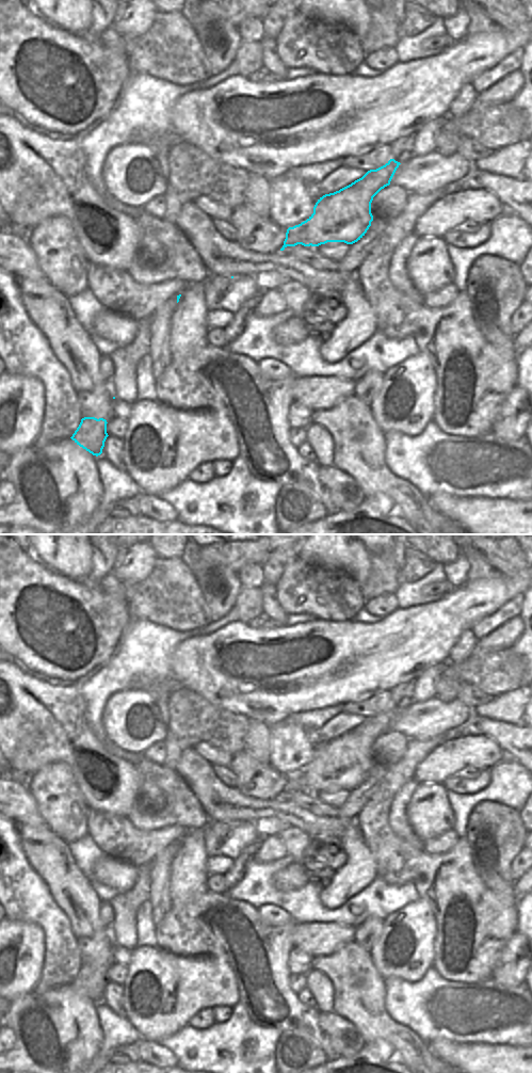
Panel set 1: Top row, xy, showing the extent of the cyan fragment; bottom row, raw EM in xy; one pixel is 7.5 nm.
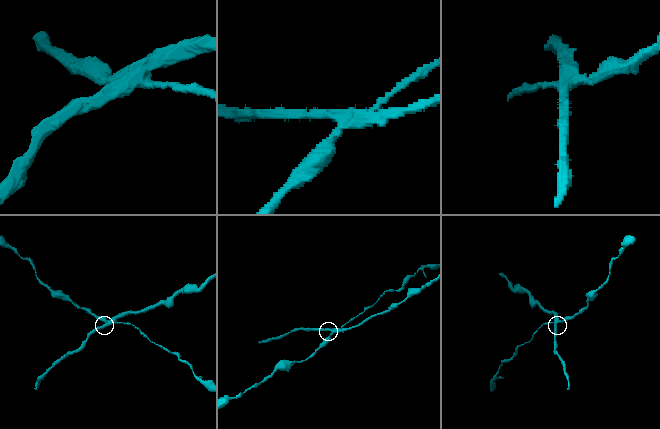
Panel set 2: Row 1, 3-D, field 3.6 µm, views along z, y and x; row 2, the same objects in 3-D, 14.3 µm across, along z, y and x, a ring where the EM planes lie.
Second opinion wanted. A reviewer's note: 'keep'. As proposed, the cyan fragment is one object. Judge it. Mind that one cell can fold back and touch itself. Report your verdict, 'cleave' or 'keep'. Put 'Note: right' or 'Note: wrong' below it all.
cleave
Note: wrong

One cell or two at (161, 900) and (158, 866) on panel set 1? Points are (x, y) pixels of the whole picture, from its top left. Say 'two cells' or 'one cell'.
one cell

